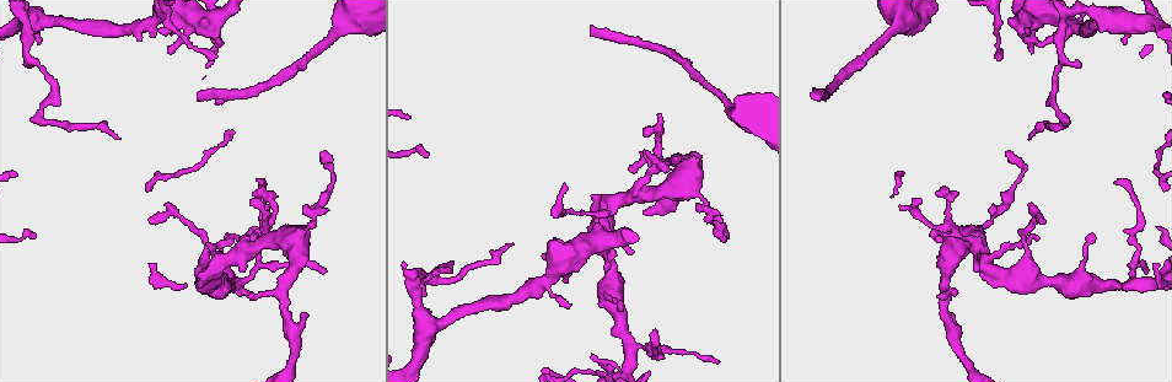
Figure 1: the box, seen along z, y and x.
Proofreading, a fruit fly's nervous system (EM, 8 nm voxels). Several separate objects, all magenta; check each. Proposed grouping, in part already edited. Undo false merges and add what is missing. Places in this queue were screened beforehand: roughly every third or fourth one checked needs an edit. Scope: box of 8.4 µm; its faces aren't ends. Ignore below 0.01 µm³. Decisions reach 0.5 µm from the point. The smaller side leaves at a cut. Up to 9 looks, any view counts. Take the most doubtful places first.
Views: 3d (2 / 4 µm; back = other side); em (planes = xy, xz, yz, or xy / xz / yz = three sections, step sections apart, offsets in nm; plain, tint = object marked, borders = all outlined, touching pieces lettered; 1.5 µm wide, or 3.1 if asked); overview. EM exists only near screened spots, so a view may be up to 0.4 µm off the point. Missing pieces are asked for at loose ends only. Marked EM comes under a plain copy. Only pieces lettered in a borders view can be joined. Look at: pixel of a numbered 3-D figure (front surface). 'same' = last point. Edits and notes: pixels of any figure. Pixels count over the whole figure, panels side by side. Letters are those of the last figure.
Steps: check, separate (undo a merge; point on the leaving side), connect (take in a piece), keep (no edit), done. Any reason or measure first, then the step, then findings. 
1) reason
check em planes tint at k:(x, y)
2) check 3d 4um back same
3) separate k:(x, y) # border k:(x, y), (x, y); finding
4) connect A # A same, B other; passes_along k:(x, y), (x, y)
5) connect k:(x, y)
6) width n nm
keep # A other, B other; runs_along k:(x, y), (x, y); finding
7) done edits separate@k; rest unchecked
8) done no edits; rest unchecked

branch stops here
check em planes borders at 1:(633, 252)

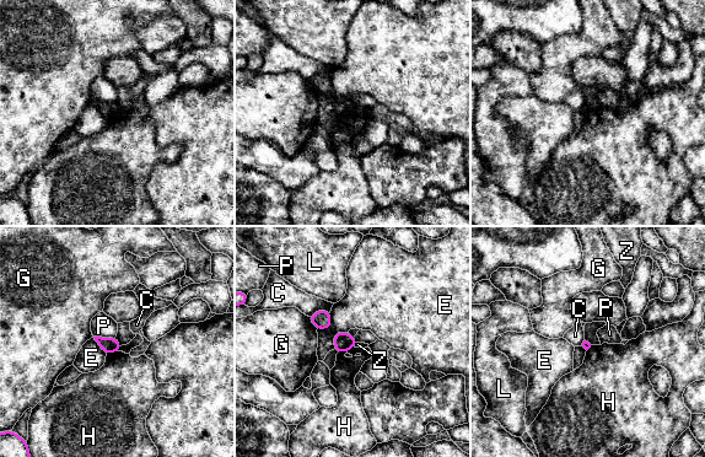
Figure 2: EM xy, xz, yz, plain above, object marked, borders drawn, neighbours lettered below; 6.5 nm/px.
longest_contact E 150 nm
keep # C other, E other, G other, H other, L other, P other, Z other; border 2:(116, 337), (120, 345); none of them fits

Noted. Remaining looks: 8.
long arm stops here
check em planes borders at 1:(118, 137)

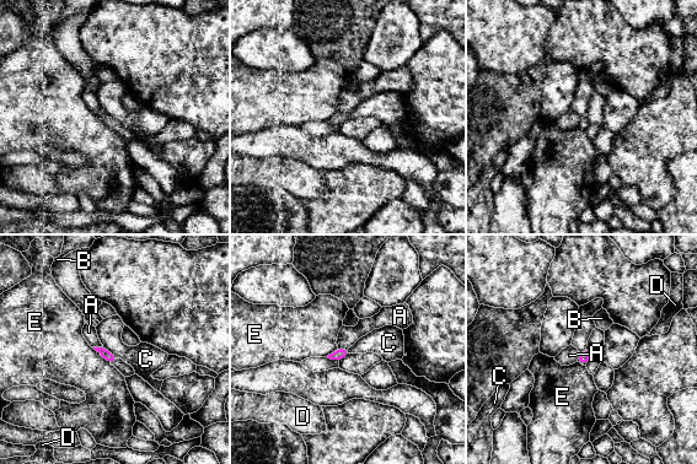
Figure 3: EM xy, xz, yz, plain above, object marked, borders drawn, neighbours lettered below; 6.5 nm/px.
longest_contact E 160 nm
keep # A other, B other, C other, D other, E other; border 3:(103, 345), (117, 357); none of them fits

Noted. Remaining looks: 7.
branch stops here
check 3d 4um at 1:(235, 291)

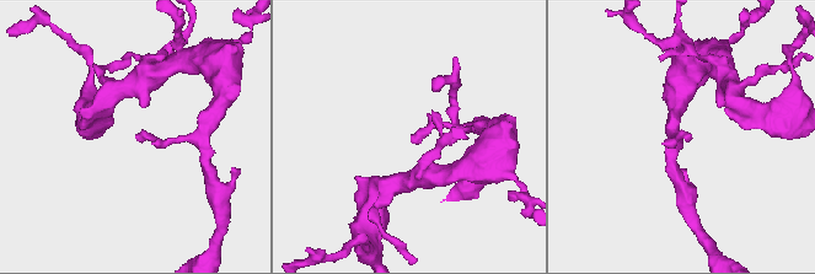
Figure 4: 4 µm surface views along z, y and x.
check em planes tint at 4:(412, 141)

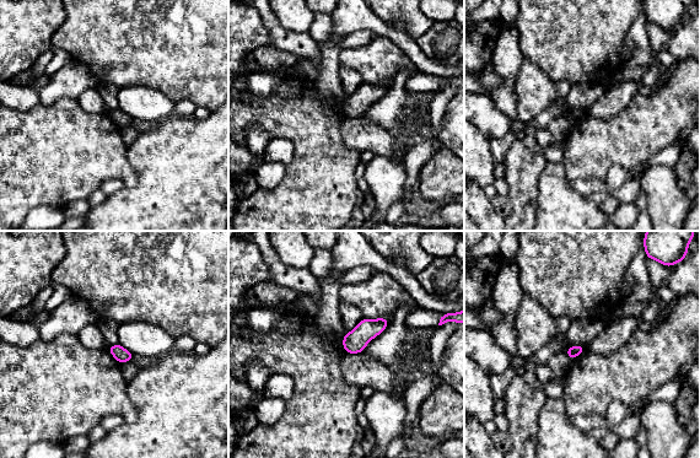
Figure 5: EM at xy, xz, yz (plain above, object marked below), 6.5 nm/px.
check em planes borders same

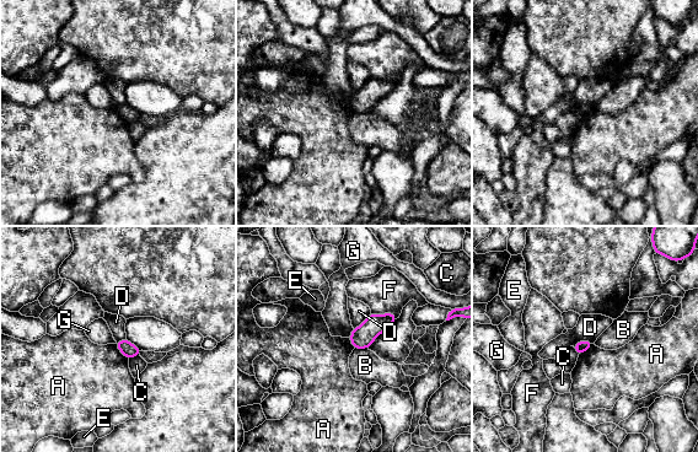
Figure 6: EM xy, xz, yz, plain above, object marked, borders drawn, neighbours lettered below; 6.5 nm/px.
keep # A other, B other, C other, D other, E other, F other, G other; border 6:(592, 342), (579, 340), (573, 346); no lettered piece goes on from it

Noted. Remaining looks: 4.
thick turns thin
check em xy step 8 tint at 1:(543, 280)

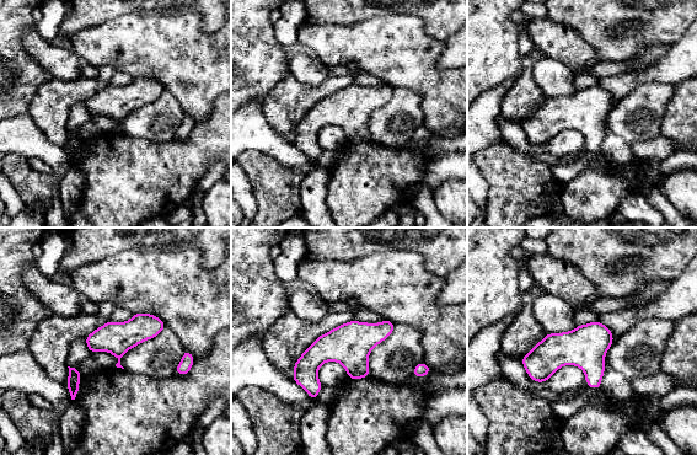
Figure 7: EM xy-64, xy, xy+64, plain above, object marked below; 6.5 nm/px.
see the neighbours
check em xy step 8 borders same

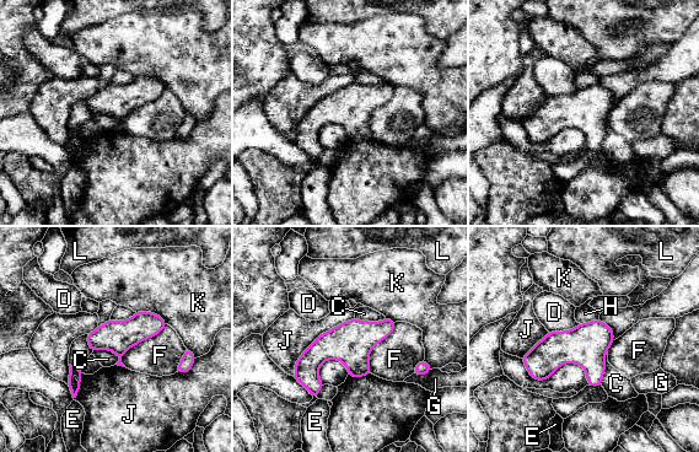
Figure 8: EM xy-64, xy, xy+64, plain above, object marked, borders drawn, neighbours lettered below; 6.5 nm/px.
keep # C other, D other, E other, F other, G other, H other, J other, K other, L other; runs_along 8:(392, 324), (328, 345), (297, 376); all the same neuron

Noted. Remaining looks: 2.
done no edits; rest unchecked

